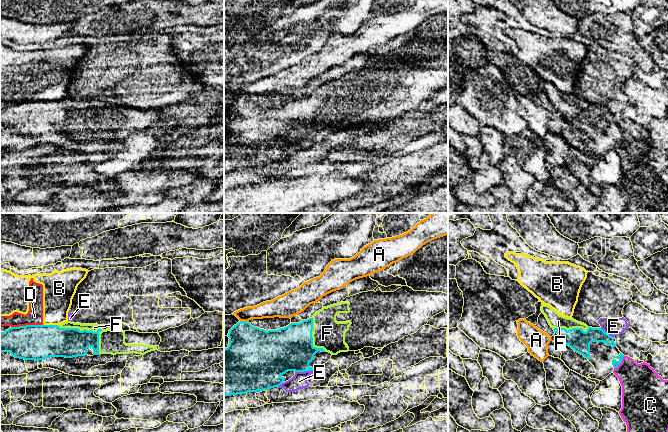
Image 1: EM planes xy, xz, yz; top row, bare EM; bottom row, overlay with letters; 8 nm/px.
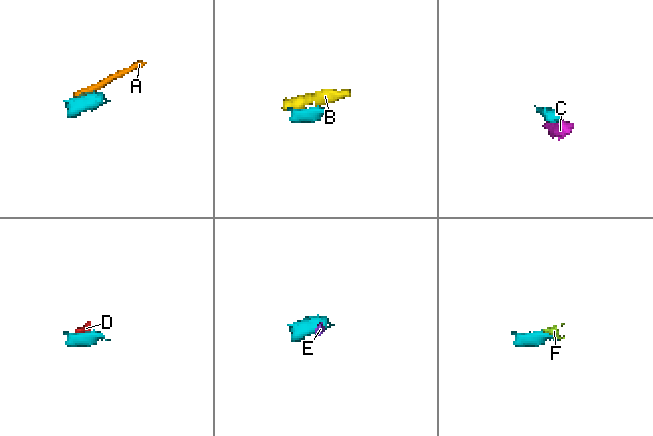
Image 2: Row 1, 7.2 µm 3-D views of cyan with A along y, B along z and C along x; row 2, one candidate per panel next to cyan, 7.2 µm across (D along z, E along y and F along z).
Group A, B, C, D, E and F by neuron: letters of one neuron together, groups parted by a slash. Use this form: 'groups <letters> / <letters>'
groups A / B D / C / E / F

